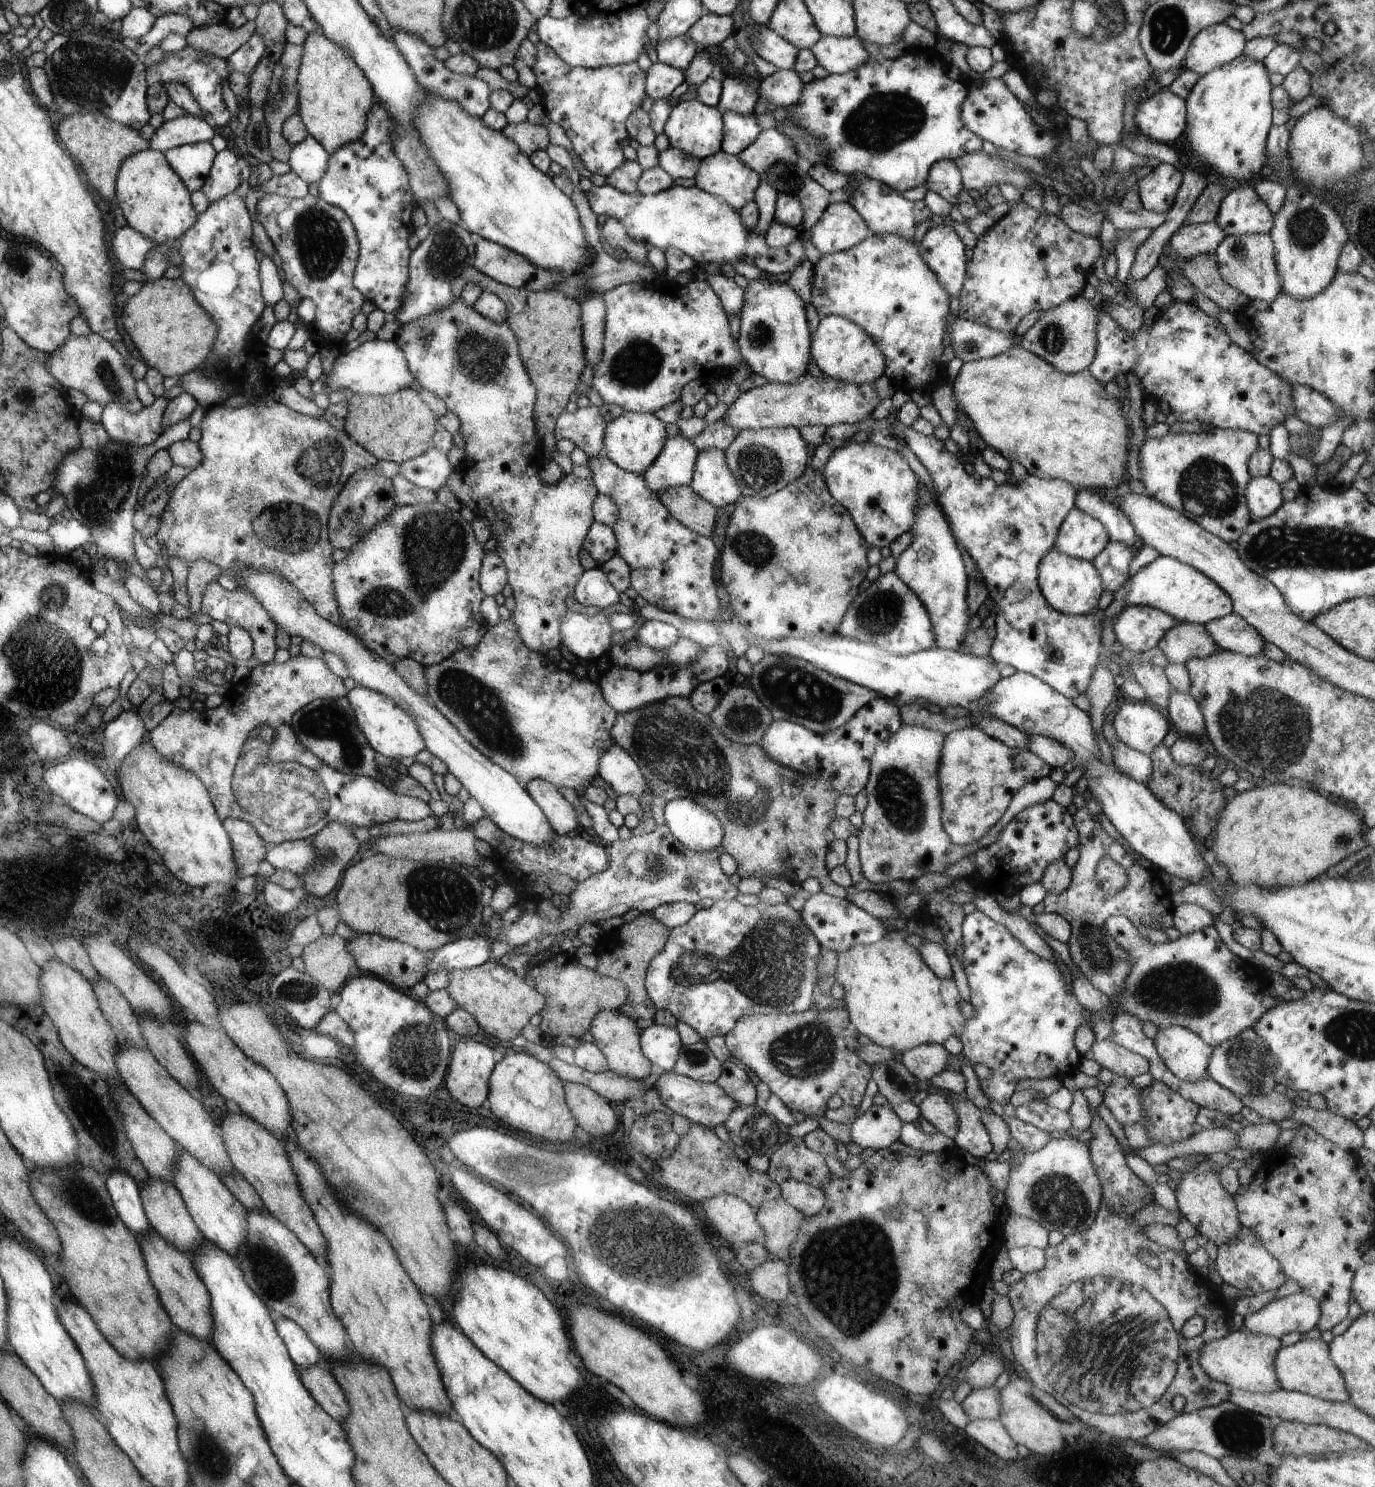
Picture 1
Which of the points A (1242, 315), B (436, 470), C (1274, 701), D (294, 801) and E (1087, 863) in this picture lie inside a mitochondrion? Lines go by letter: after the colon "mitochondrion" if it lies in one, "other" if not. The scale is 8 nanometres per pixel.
A: other
B: other
C: mitochondrion
D: mitochondrion
E: other

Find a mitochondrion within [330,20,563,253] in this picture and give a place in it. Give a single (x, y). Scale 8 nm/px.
(428, 179)

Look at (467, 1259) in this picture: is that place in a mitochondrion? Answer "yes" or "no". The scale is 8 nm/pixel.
no

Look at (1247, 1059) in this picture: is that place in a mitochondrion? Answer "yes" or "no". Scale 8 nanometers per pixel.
yes

